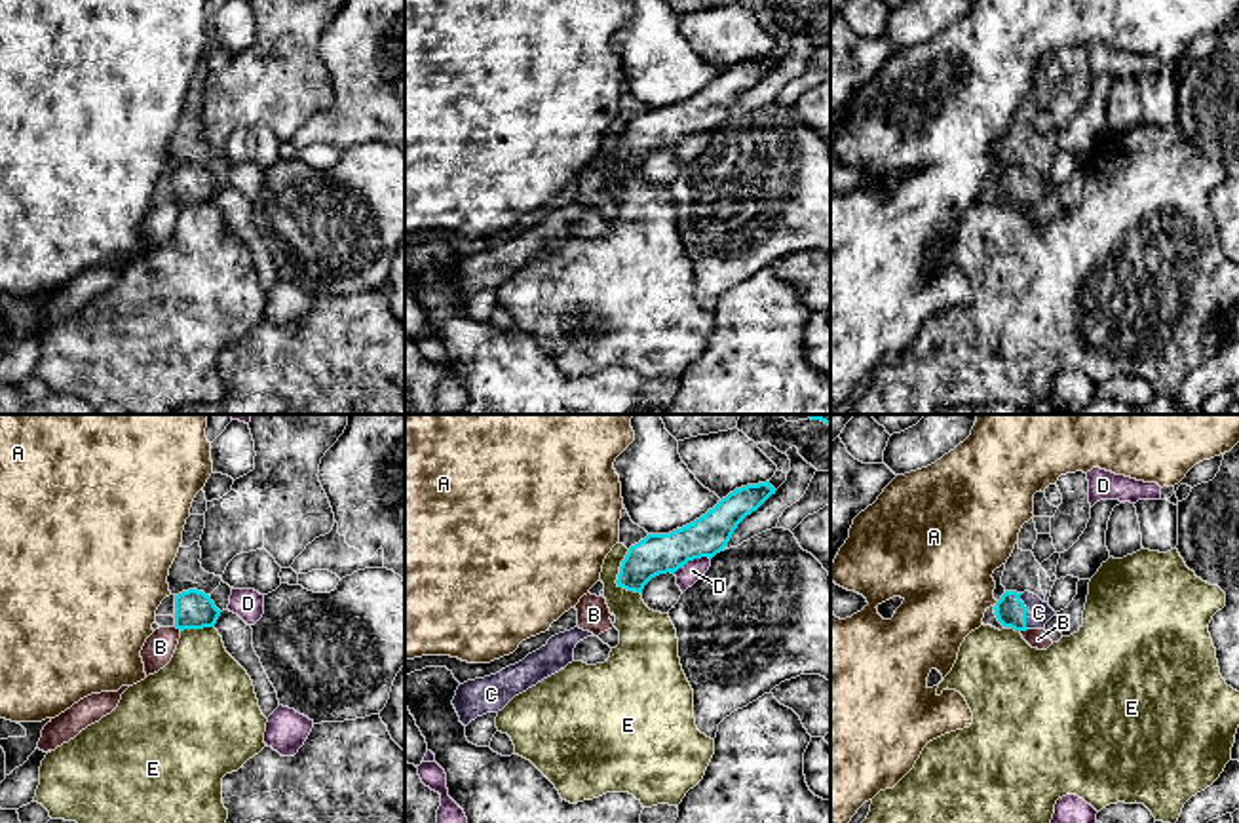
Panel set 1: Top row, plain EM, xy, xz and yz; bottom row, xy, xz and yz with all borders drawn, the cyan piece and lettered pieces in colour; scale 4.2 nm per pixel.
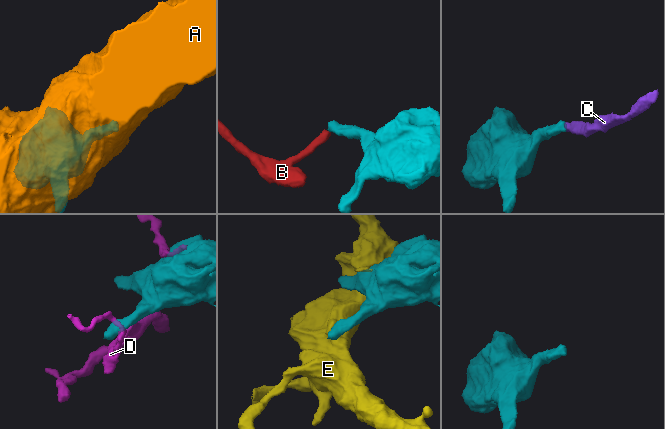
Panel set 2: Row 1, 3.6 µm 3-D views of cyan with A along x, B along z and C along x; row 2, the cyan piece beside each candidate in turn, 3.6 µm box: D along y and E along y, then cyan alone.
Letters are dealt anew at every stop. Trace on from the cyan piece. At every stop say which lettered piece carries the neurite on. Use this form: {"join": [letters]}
{"join": ["C"]}

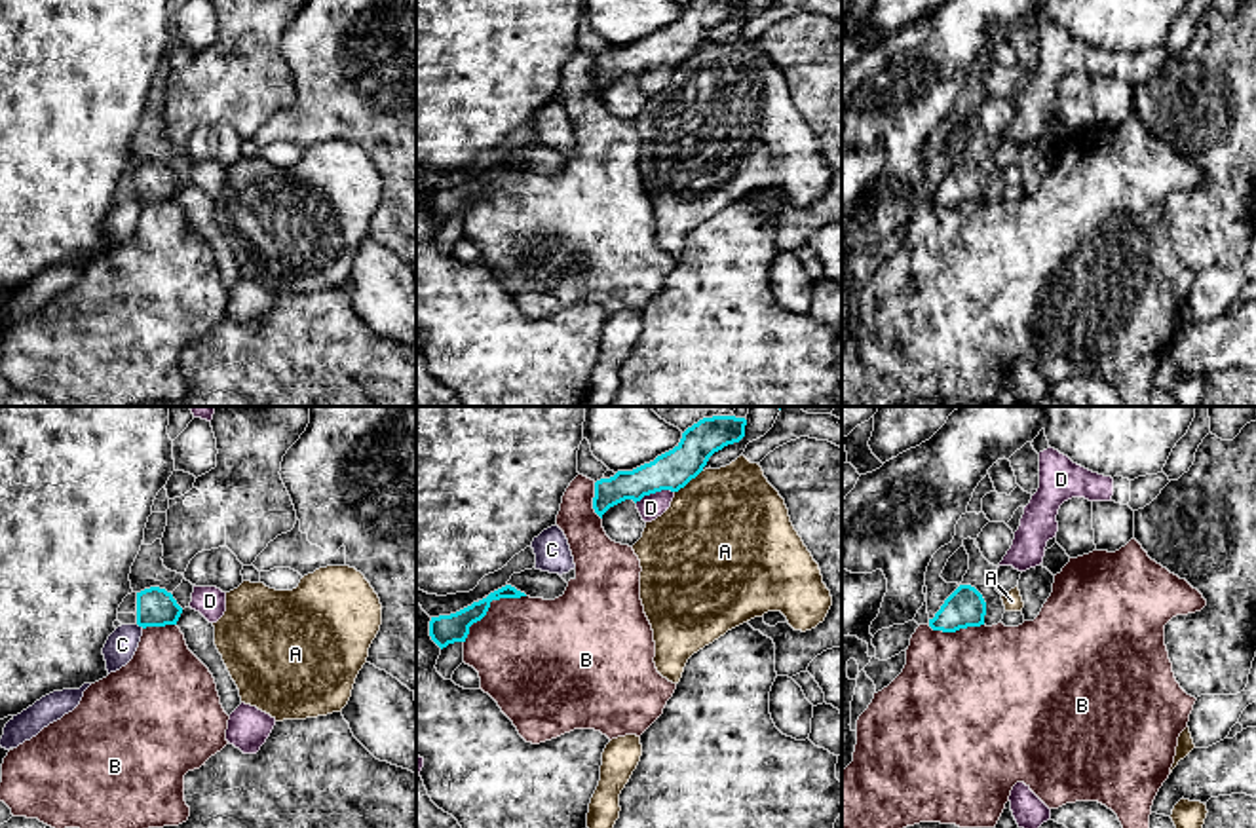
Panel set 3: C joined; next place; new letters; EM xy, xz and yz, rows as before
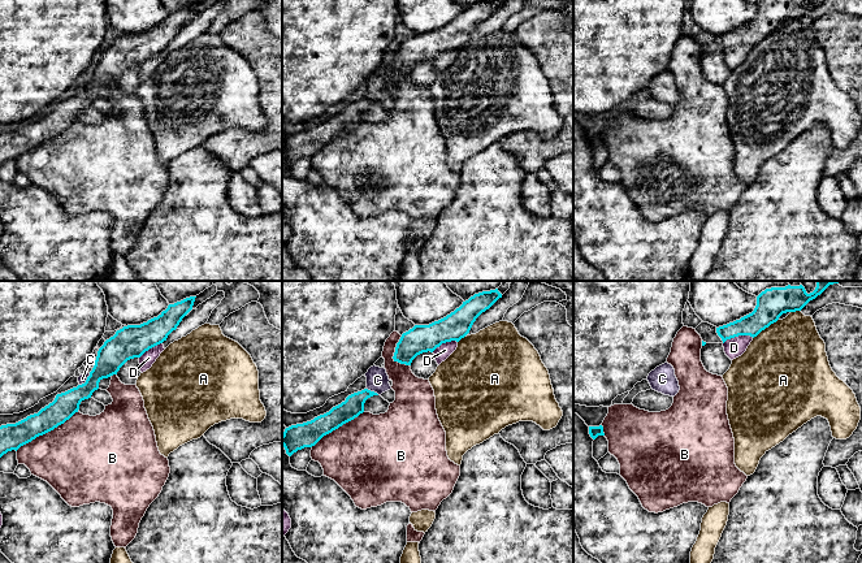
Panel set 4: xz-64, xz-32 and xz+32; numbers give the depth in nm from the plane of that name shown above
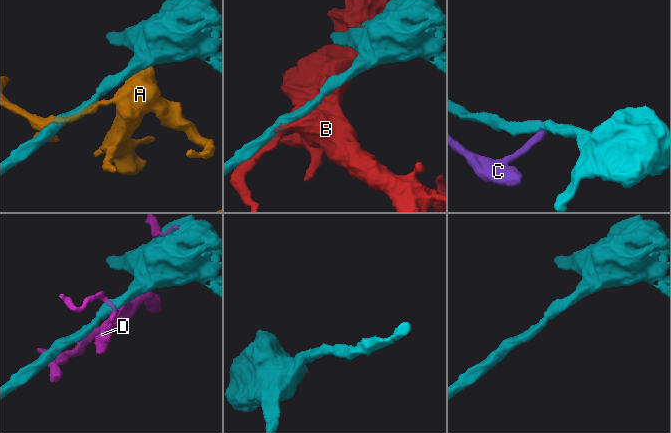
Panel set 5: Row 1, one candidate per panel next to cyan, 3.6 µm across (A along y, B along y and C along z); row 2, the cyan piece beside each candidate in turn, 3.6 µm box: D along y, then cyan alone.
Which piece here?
{"join": []}

